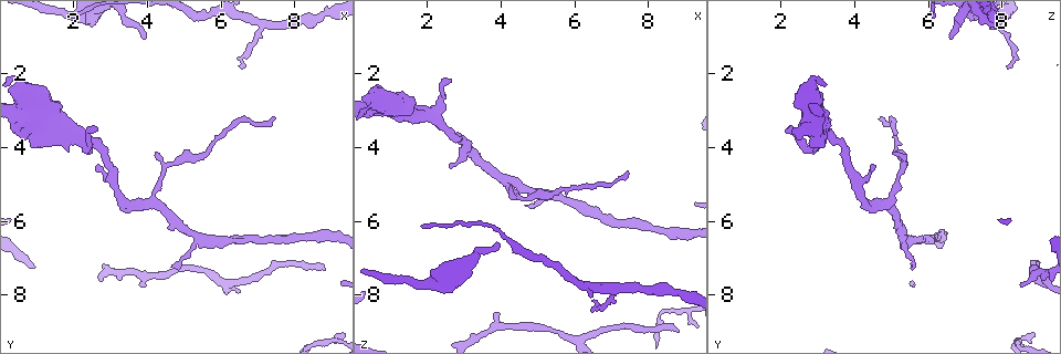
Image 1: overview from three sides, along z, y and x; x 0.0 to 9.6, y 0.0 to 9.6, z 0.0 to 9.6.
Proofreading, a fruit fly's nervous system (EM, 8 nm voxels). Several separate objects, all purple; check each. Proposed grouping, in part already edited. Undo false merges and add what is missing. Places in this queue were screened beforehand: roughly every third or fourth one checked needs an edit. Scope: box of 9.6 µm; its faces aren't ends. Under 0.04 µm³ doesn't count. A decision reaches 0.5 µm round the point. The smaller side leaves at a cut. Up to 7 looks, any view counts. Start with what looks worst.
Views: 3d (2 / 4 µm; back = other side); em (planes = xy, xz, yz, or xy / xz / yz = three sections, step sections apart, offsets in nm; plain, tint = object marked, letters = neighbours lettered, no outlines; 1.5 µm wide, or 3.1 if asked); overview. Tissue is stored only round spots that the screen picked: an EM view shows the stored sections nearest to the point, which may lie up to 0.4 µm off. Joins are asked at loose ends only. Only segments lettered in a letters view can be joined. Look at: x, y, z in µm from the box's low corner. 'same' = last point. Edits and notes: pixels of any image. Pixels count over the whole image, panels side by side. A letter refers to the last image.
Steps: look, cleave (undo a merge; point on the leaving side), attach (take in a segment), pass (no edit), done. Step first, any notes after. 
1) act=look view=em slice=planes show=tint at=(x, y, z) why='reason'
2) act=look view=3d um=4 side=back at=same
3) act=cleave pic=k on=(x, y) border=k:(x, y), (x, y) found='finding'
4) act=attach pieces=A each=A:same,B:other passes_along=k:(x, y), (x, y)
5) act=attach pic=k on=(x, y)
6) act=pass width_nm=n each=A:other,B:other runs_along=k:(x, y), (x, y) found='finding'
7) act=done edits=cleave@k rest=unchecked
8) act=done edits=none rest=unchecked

act=look view=em slice=xz step=4 show=letters at=(8.85, 7.35, 9.05) why='long arm stops here'

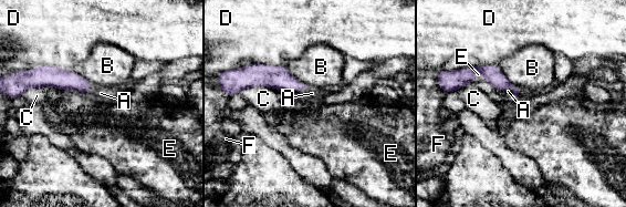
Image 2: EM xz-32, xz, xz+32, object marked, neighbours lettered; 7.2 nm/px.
act=attach pieces=A each=A:same,B:other,C:other,D:other,E:other,F:other found='it goes on there'

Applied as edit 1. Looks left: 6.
act=look view=overview why='see it whole again'

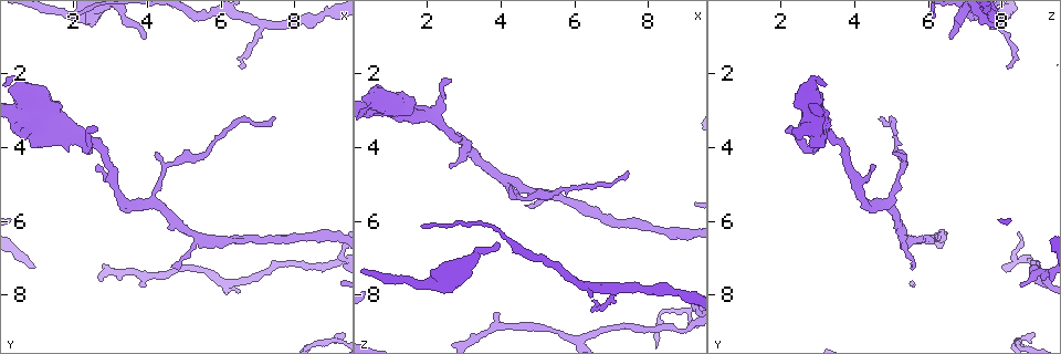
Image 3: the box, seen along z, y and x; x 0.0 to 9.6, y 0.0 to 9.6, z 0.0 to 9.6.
act=look view=em slice=planes show=letters at=(3.90, 1.05, 6.55) why='branch stops here'

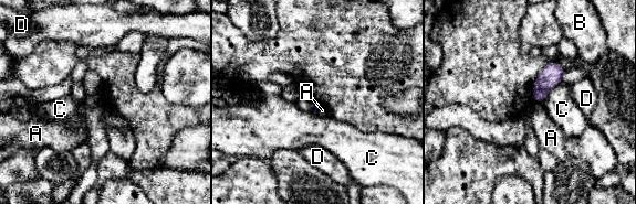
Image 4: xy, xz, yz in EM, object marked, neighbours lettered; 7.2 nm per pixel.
act=pass each=A:other,B:other,C:other,D:other border=4:(537, 102), (542, 103) found='no lettered segment goes on from it'

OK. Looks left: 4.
act=look view=em slice=planes show=letters at=(7.50, 3.25, 4.65) why='tapers out'

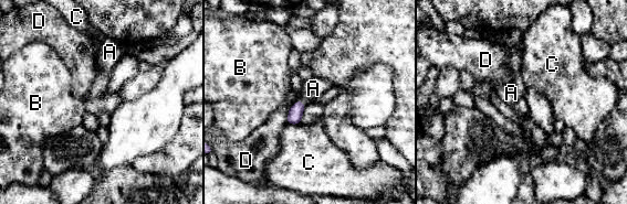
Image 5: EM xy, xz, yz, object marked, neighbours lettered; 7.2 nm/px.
act=attach pieces=A longest_contact=D:120nm each=A:same,B:other,C:other,D:other found='the cell continues'

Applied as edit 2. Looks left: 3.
act=done edits=attach@2,attach@5 rest=unchecked

